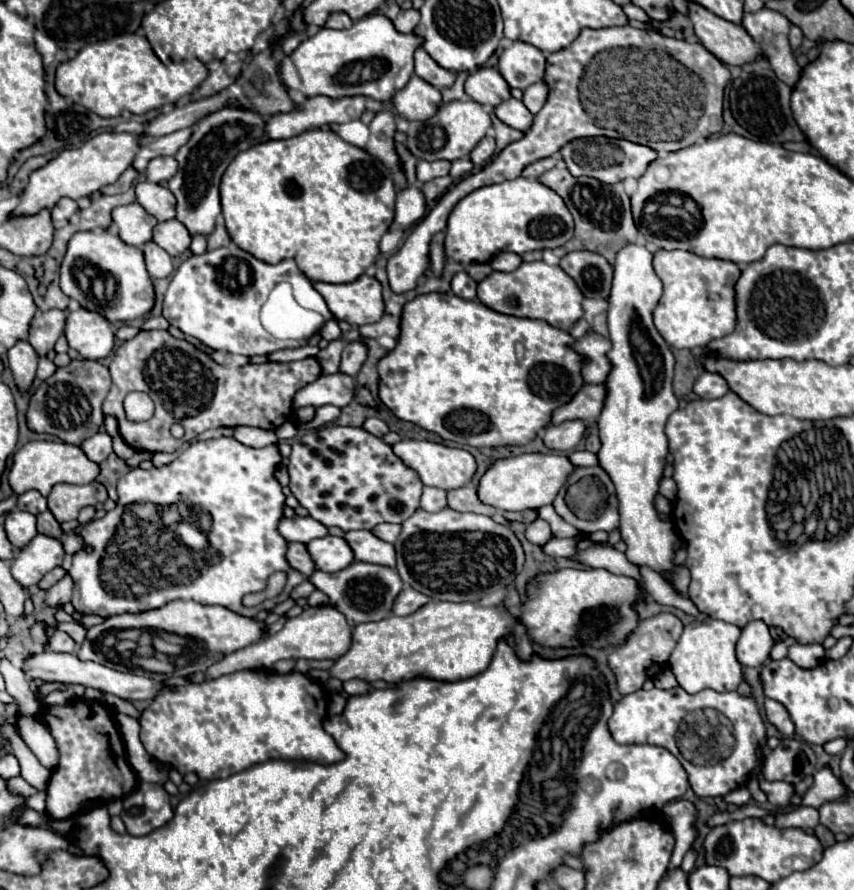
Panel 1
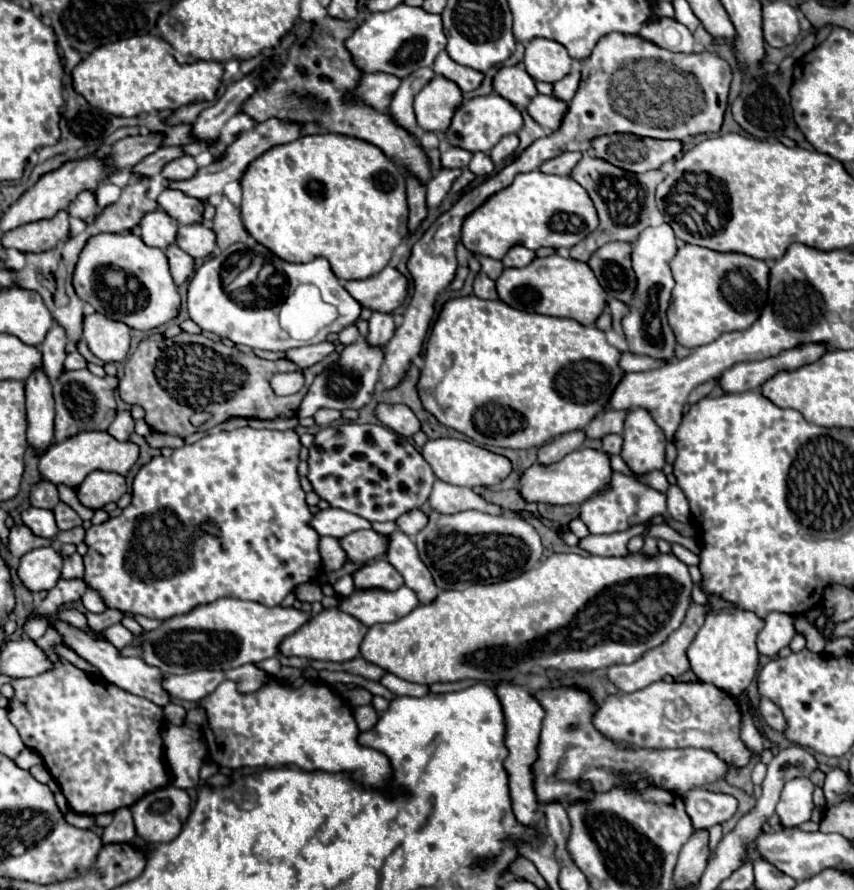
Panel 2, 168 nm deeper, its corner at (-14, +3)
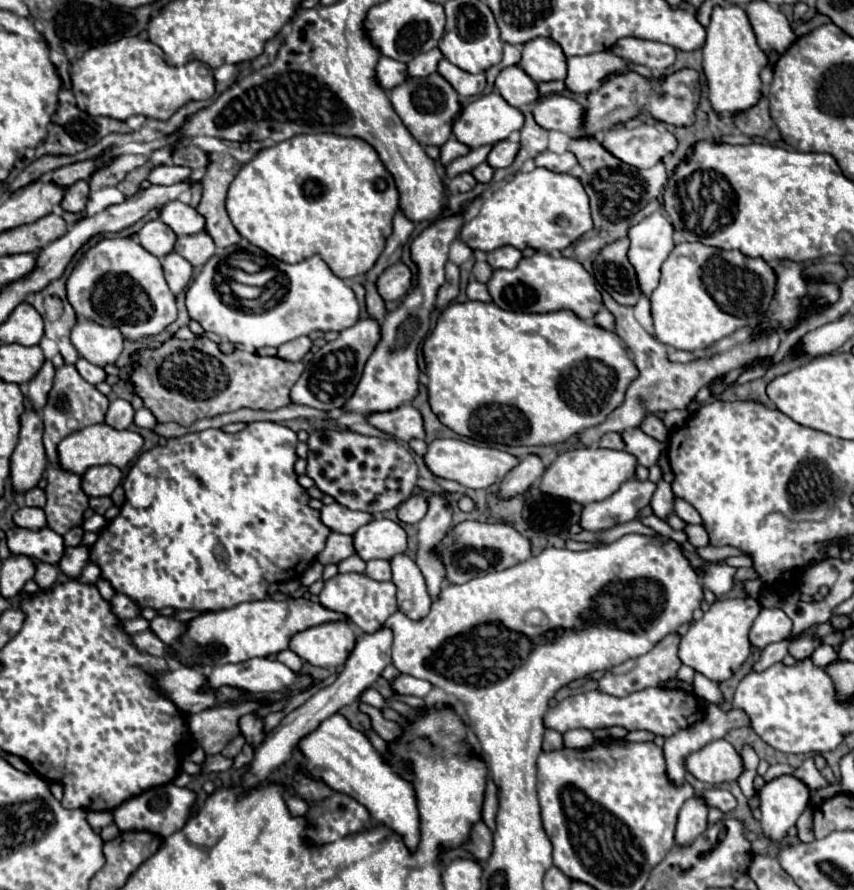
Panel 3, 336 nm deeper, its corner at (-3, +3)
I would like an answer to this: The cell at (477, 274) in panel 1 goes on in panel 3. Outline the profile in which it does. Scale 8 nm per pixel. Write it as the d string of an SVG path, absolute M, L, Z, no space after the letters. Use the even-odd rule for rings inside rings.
M477 260L475 266L473 266L473 276L475 276L475 280L479 280L479 282L483 282L483 284L489 282L491 272L493 272L493 268L491 268L487 262L483 262L483 260Z

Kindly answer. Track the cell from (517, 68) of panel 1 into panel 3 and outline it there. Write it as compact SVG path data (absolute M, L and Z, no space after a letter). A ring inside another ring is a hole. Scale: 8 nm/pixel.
M535 38L523 44L523 58L519 66L535 82L551 82L567 78L567 56L551 38Z

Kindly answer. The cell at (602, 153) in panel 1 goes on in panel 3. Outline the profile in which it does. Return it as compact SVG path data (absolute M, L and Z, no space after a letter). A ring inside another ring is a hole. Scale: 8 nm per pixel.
M643 122L623 124L605 132L603 144L609 152L635 168L651 168L677 148L677 140L669 130Z

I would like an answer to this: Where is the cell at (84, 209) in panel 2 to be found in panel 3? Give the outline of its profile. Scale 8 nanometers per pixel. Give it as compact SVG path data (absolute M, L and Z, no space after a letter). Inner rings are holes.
M77 180L69 188L65 188L65 196L61 200L61 206L67 212L81 212L81 210L85 210L87 196L89 196L89 184L85 180Z

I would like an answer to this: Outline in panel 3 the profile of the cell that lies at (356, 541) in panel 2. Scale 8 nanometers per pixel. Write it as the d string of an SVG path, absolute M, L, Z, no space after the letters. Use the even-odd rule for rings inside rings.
M379 518L365 526L361 526L355 534L357 554L367 562L371 558L385 558L391 560L397 554L407 550L407 532L401 528L399 522Z

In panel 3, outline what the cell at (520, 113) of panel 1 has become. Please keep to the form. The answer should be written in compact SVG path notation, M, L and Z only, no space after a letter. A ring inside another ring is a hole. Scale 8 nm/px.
M549 94L545 98L539 98L533 108L533 116L545 130L559 130L571 138L583 136L585 106L569 96Z

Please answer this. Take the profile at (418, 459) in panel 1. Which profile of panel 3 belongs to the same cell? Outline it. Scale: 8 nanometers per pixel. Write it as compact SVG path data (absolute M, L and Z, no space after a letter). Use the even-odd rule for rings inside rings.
M439 438L429 444L429 450L425 454L425 464L439 478L455 480L467 488L487 488L491 484L501 482L505 478L505 474L519 464L519 460L513 454L497 450L497 448L481 448L481 446L467 444L463 440Z

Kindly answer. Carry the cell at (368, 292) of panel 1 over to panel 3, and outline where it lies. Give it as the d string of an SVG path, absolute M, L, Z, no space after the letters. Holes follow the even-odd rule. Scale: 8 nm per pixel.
M397 262L393 266L389 266L383 274L381 280L377 282L379 294L383 300L399 300L401 296L405 296L411 288L411 268L403 262Z

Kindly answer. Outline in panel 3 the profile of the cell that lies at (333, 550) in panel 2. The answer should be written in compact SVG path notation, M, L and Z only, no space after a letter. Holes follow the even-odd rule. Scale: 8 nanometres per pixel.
M331 532L331 536L327 538L325 548L319 552L317 560L327 566L327 564L339 564L341 560L349 558L355 554L355 546L353 546L353 536L347 534L339 534L339 532Z

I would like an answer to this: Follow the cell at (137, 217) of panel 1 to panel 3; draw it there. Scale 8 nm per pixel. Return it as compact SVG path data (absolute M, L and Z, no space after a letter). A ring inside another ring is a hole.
M151 220L147 222L141 230L139 230L139 244L149 250L153 256L157 258L163 258L167 256L169 252L173 252L175 248L175 242L177 242L177 236L175 232L163 224L161 220Z

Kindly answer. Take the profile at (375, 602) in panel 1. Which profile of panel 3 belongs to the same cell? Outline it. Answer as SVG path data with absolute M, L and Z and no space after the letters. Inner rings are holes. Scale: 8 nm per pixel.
M369 560L365 574L373 580L391 580L391 562L389 560Z

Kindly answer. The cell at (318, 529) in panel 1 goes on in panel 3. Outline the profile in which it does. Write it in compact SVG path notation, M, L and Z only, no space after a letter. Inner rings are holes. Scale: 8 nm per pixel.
M337 502L323 506L323 510L321 510L321 520L333 532L341 532L341 534L355 534L361 526L369 524L373 518L375 516L369 512L355 512L355 510L349 510Z

